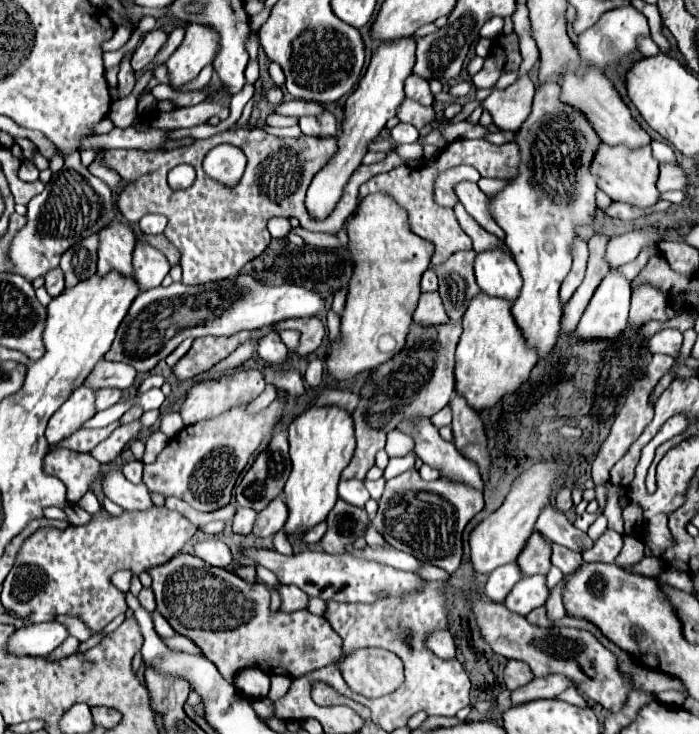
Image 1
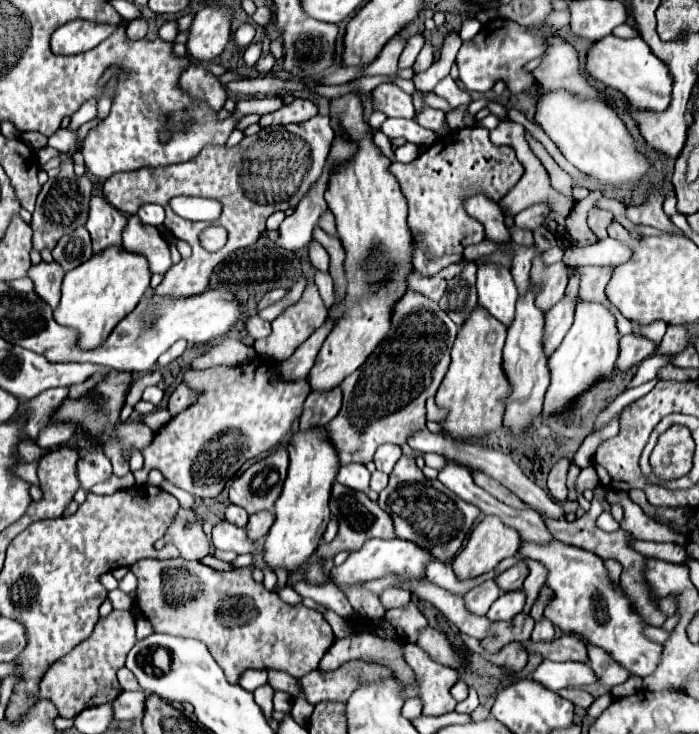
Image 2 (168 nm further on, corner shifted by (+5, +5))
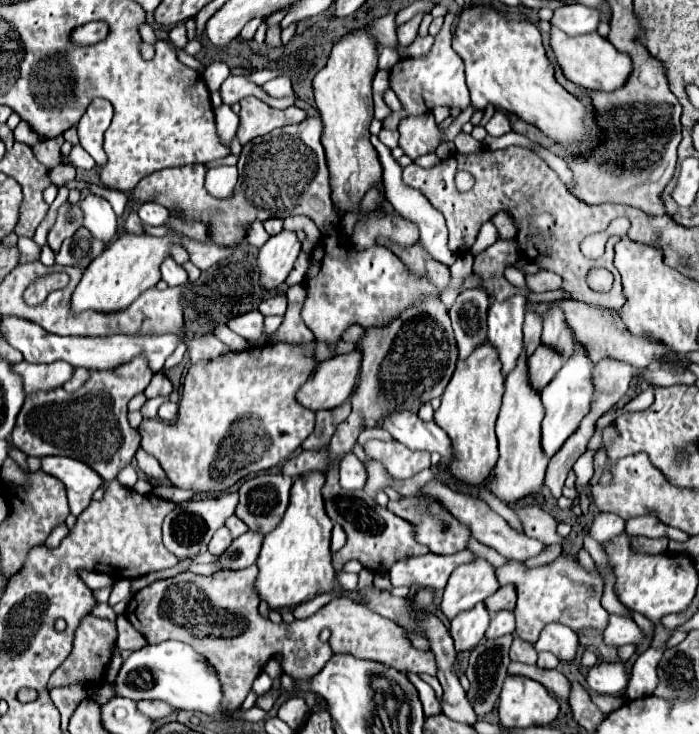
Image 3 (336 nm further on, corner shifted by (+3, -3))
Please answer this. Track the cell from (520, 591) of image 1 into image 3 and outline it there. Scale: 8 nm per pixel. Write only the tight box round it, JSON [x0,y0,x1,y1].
[485,611,515,639]

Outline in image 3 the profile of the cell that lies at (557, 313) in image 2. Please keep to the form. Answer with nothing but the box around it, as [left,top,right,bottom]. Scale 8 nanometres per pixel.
[529,347,563,391]

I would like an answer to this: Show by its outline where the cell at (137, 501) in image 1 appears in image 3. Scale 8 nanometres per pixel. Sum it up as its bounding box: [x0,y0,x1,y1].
[41,457,101,517]

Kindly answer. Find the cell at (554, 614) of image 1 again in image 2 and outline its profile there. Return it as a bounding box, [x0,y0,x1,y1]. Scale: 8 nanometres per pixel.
[531,617,555,639]

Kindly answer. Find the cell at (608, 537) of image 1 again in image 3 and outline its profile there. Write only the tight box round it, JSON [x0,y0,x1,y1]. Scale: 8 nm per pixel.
[587,513,625,543]

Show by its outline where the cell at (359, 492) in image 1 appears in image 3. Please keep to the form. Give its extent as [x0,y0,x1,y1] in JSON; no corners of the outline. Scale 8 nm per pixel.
[341,453,365,489]

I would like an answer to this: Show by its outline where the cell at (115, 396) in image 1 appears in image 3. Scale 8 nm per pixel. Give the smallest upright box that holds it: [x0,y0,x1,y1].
[63,367,89,391]

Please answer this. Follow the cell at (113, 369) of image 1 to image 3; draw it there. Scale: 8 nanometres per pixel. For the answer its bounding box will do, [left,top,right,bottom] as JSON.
[13,361,73,393]

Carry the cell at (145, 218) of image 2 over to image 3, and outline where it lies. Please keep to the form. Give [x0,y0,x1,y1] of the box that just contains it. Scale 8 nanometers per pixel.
[139,201,169,225]

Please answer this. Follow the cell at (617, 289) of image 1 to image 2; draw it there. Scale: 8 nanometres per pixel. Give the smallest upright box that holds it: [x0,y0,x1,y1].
[543,301,619,415]

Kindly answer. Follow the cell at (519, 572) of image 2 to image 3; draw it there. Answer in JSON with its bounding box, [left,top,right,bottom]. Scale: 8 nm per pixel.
[485,585,517,613]

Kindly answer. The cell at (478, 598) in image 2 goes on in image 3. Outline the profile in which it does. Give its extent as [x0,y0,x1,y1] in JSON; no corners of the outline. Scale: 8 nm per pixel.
[451,603,489,653]

